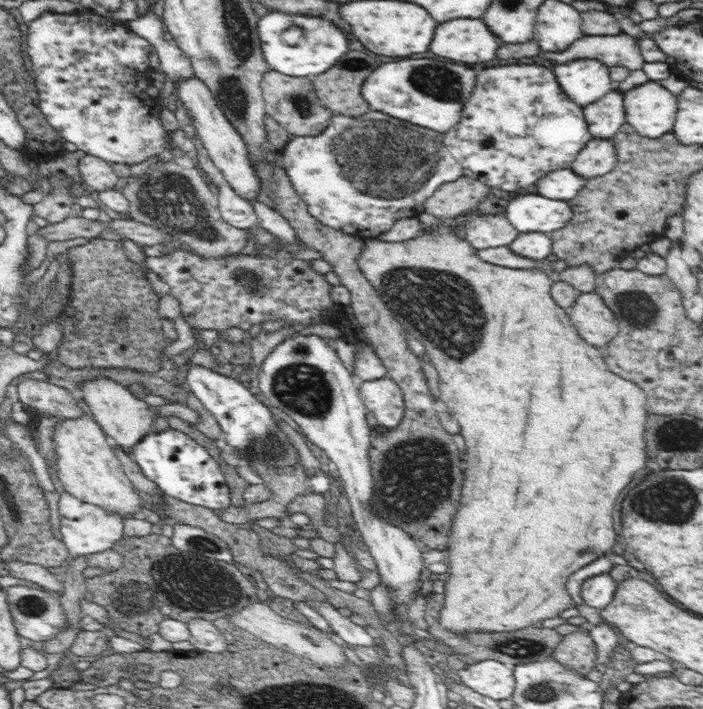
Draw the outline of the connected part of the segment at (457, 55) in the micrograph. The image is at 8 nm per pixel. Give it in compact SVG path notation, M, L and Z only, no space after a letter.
M456 18L456 20L450 20L450 22L438 24L434 40L430 44L430 50L436 56L450 58L450 60L456 60L456 62L488 62L488 60L496 58L496 50L498 48L500 48L498 38L490 32L490 27L484 24L482 18L480 20L475 18L470 18L470 20Z

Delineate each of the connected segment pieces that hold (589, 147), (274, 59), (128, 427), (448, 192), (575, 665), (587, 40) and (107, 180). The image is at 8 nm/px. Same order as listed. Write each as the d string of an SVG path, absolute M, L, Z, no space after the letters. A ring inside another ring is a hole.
M593 138L578 153L570 168L590 180L612 171L617 160L616 147L611 139Z
M268 10L257 22L258 34L260 34L262 52L270 69L286 76L318 76L326 70L330 70L346 52L348 52L348 40L344 32L334 26L326 18L308 18L308 15L291 15L277 10ZM298 26L304 32L306 44L288 46L282 42L282 32Z
M108 378L88 381L82 386L82 400L91 416L101 426L101 429L110 438L112 444L121 447L132 457L133 447L141 442L146 434L152 434L154 420L158 416L176 416L182 420L196 424L199 422L199 413L190 409L186 404L166 403L162 406L149 406L145 401L134 397L128 388Z
M463 175L458 180L442 184L423 204L424 211L442 220L460 217L475 209L491 196L490 187L483 182Z
M589 623L579 626L579 629L564 635L555 646L553 657L568 669L580 675L593 675L596 662L596 643L590 636Z
M624 32L614 36L584 35L562 52L542 54L542 58L555 62L556 65L586 57L600 59L607 67L624 66L629 70L638 70L645 63L636 39Z
M85 155L76 164L82 182L95 192L113 189L116 186L118 176L112 165L97 156Z

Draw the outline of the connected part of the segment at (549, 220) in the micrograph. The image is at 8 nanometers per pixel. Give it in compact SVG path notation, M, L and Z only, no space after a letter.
M527 193L508 200L503 215L516 231L550 235L569 223L572 209L567 201L552 200L538 193Z

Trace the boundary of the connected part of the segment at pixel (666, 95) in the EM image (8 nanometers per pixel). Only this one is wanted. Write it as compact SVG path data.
M648 81L623 93L626 121L640 136L661 138L673 130L678 112L677 96Z

